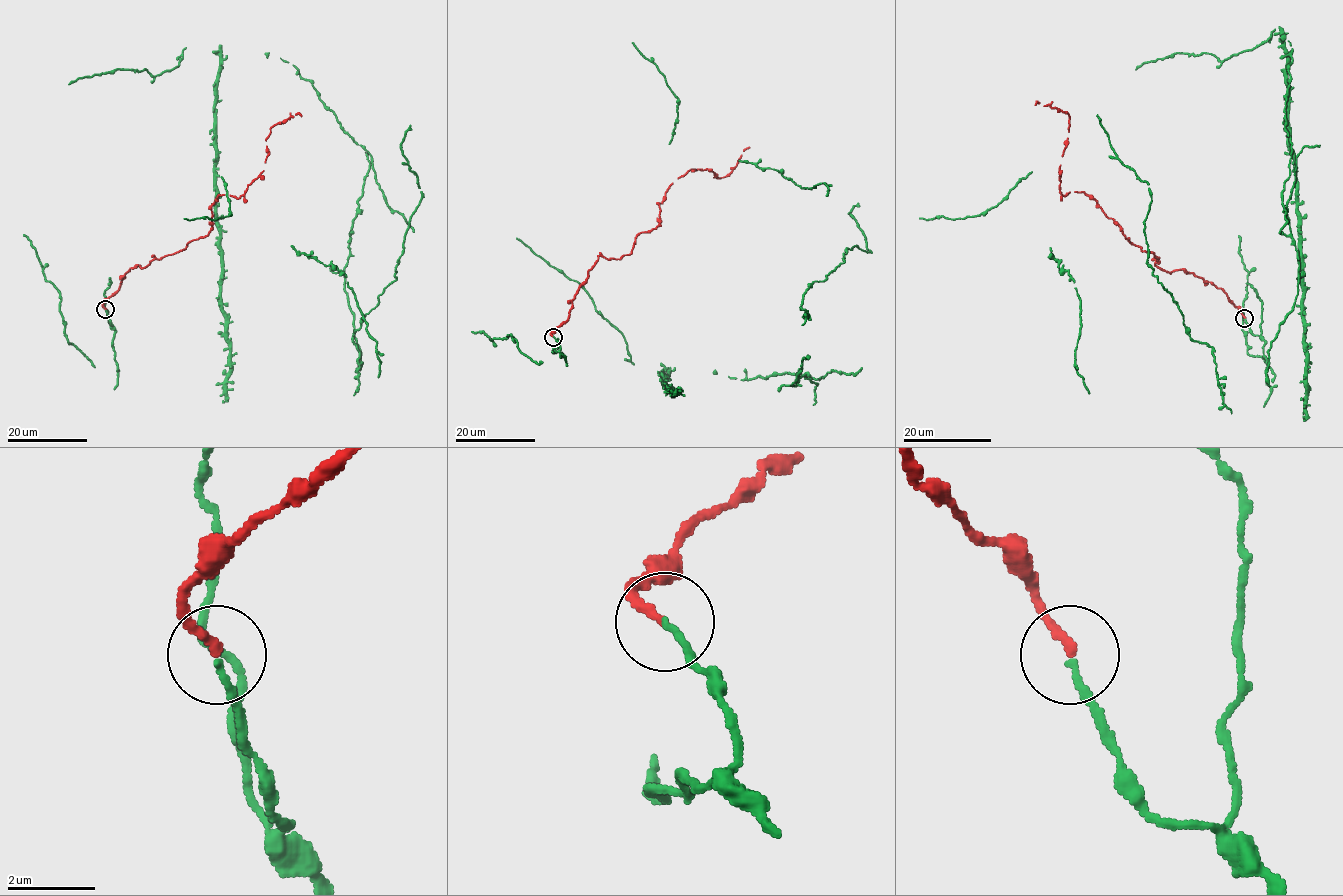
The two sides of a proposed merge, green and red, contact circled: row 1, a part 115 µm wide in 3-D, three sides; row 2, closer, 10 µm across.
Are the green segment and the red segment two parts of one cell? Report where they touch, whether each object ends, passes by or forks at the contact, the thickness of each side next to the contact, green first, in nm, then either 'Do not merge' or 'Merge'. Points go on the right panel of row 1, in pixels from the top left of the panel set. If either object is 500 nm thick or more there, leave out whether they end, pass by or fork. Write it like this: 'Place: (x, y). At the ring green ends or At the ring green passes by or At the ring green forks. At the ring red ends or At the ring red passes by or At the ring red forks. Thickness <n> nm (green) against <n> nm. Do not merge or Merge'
Place: (1244, 318). At the ring green ends. At the ring red ends. Thickness 140 nm (green) against 200 nm. Merge

